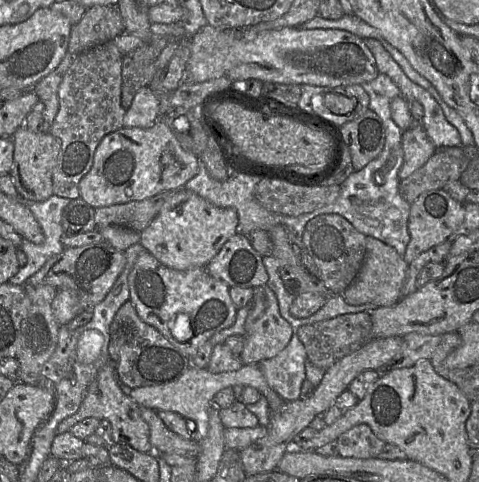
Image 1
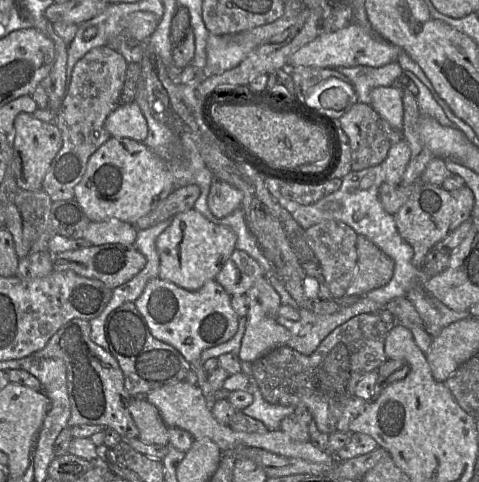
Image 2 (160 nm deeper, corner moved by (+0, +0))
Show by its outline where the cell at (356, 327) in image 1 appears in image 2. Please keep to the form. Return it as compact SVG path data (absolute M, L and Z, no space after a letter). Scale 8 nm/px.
M362 313L335 328L311 355L278 346L252 363L262 397L270 404L305 406L320 432L332 434L359 380L387 360L384 346L389 324L378 313Z

